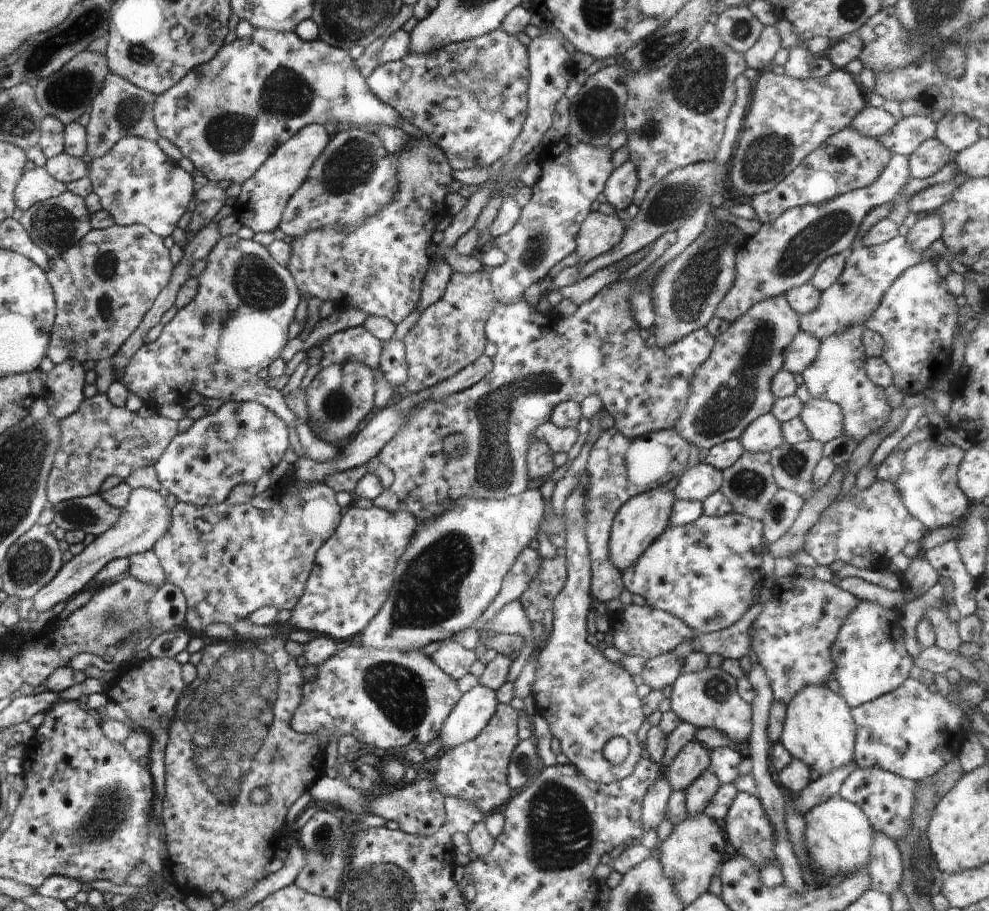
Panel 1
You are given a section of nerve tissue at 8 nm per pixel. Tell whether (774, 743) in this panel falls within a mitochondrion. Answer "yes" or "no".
no

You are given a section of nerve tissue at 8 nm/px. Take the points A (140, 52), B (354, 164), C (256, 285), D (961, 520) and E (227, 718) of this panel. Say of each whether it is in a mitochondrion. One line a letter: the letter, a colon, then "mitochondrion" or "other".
A: mitochondrion
B: mitochondrion
C: mitochondrion
D: other
E: mitochondrion

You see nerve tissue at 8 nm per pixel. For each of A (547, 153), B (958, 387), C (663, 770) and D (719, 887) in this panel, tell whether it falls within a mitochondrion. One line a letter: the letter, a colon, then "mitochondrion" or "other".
A: other
B: other
C: other
D: other

